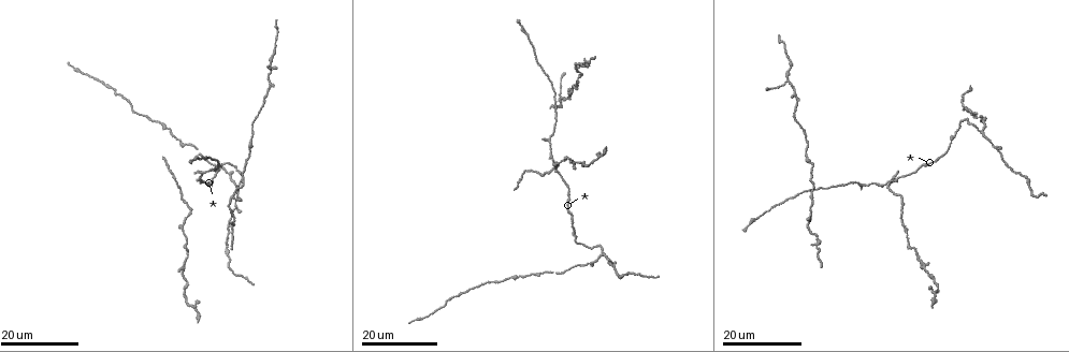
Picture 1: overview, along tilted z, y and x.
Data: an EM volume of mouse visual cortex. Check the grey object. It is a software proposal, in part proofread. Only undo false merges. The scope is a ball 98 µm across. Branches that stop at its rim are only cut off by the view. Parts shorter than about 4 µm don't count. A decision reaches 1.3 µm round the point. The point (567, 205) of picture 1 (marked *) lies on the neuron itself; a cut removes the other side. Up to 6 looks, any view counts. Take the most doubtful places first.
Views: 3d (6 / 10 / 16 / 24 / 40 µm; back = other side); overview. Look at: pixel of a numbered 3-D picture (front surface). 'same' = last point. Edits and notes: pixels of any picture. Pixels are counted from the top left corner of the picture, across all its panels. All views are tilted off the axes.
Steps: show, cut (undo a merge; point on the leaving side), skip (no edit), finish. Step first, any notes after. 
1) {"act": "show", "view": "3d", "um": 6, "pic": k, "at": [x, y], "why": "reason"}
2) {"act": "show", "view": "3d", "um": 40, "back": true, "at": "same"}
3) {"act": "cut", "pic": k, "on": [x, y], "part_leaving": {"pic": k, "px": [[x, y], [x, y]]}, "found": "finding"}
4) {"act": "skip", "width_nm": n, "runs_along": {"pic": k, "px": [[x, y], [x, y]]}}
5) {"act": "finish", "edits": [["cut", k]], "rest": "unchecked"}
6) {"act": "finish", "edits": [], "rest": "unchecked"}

{"act": "show", "view": "3d", "um": 16, "pic": 1, "at": [561, 99], "why": "three arms meet"}

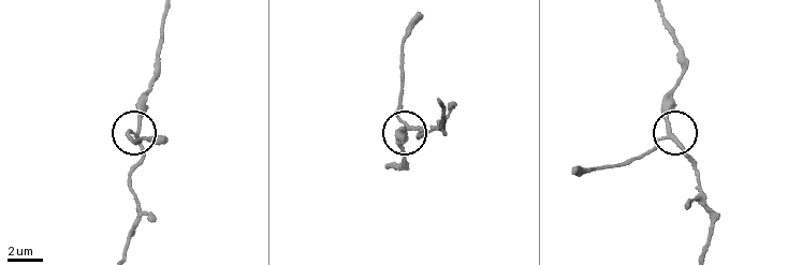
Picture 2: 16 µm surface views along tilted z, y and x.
{"act": "show", "view": "3d", "um": 6, "pic": 2, "at": [136, 134]}

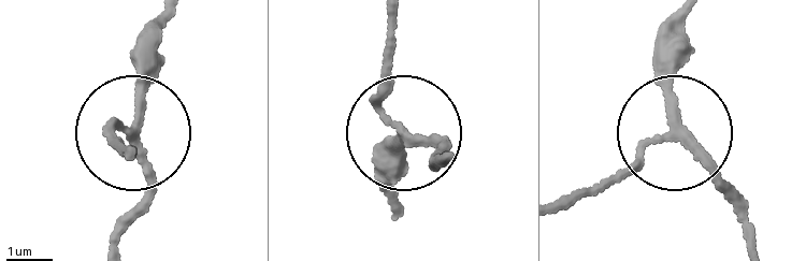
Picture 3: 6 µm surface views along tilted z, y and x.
{"act": "skip", "width_nm": 170, "runs_along": {"pic": 3, "px": [[117, 238], [148, 184], [143, 154], [114, 133], [128, 156]]}, "found": "one neuron here"}

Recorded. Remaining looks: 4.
{"act": "show", "view": "3d", "um": 24, "pic": 1, "at": [982, 131], "why": "a fork"}

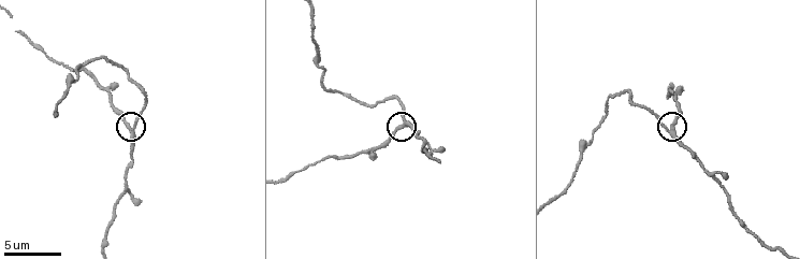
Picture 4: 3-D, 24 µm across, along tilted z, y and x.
{"act": "show", "view": "3d", "um": 10, "pic": 4, "at": [672, 133]}

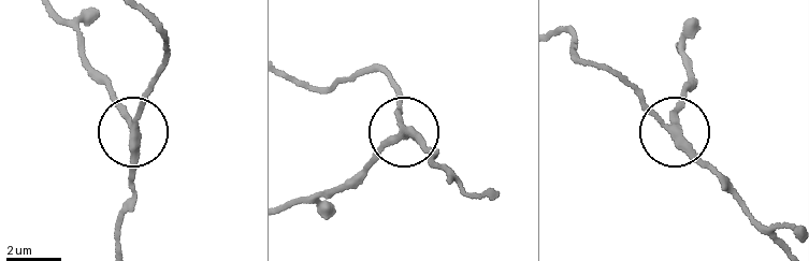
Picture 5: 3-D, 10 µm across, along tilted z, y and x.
{"act": "skip", "arms": 3, "runs_along": {"pic": 5, "px": [[150, 20], [163, 51], [131, 140], [130, 202]]}, "found": "continuous, no second neuron"}

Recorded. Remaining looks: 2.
{"act": "show", "view": "3d", "um": 24, "pic": 1, "at": [886, 185], "why": "two arms in line, one across"}

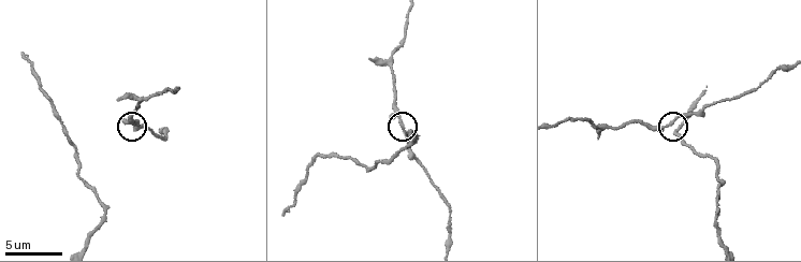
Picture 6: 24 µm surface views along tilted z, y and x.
{"act": "show", "view": "3d", "um": 10, "pic": 6, "at": [400, 125]}

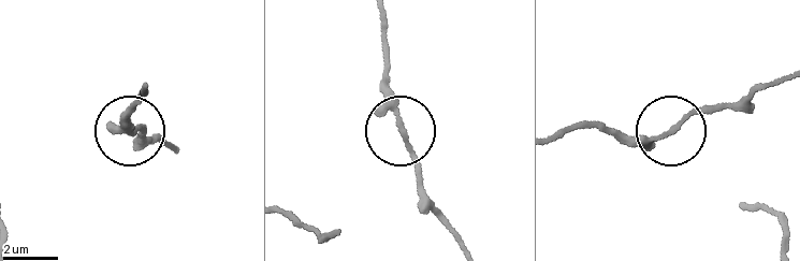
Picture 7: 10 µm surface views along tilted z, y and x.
{"act": "skip", "arms": 3, "runs_along": {"pic": 7, "px": [[788, 75], [728, 104], [698, 109], [664, 134], [604, 132]]}, "found": "one neuron here"}

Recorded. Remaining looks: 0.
{"act": "finish", "edits": [], "rest": "unchecked"}

